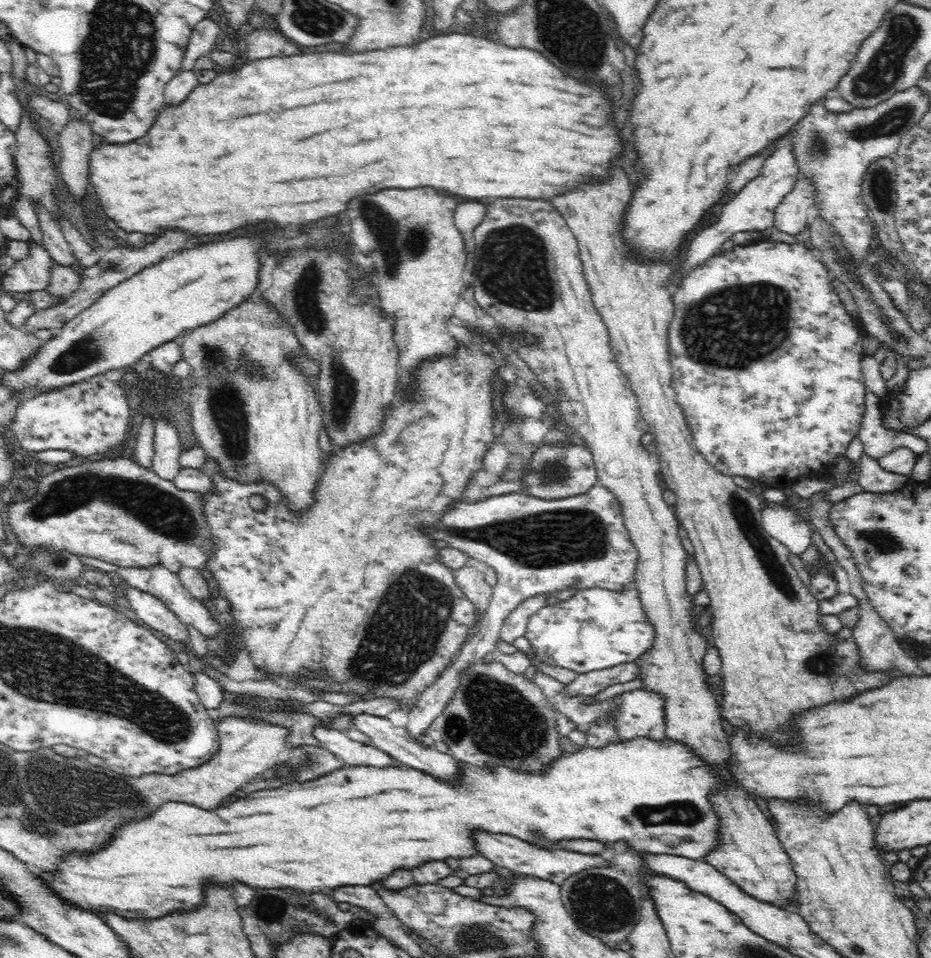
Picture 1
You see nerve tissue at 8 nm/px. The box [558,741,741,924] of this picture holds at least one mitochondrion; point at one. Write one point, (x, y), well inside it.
(678, 812)

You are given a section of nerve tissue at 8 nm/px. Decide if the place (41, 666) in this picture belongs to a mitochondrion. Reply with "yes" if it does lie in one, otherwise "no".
yes

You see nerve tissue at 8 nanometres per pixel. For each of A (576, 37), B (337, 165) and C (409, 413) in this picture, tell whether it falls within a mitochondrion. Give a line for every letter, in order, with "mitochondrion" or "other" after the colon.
A: mitochondrion
B: other
C: other

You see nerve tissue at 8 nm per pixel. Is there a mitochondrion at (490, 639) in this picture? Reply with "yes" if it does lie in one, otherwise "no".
no

